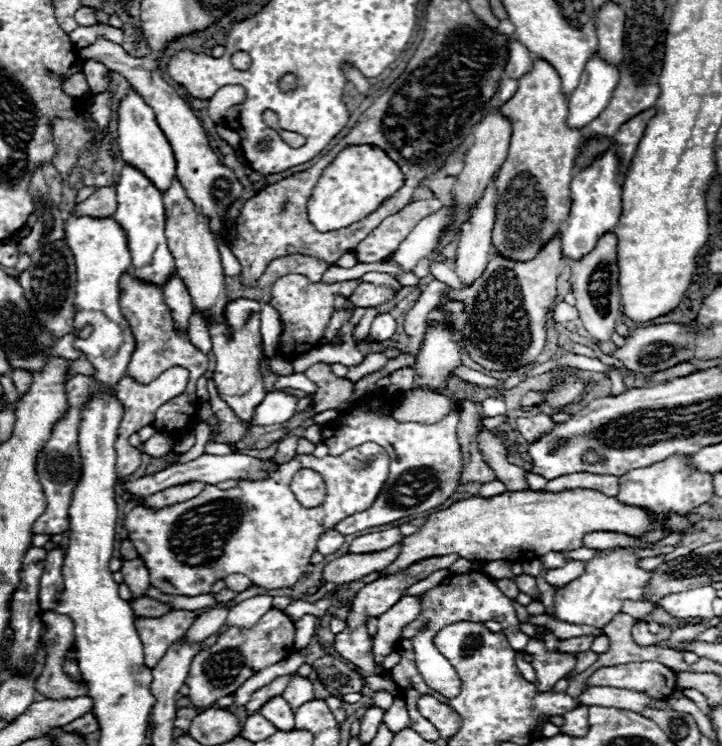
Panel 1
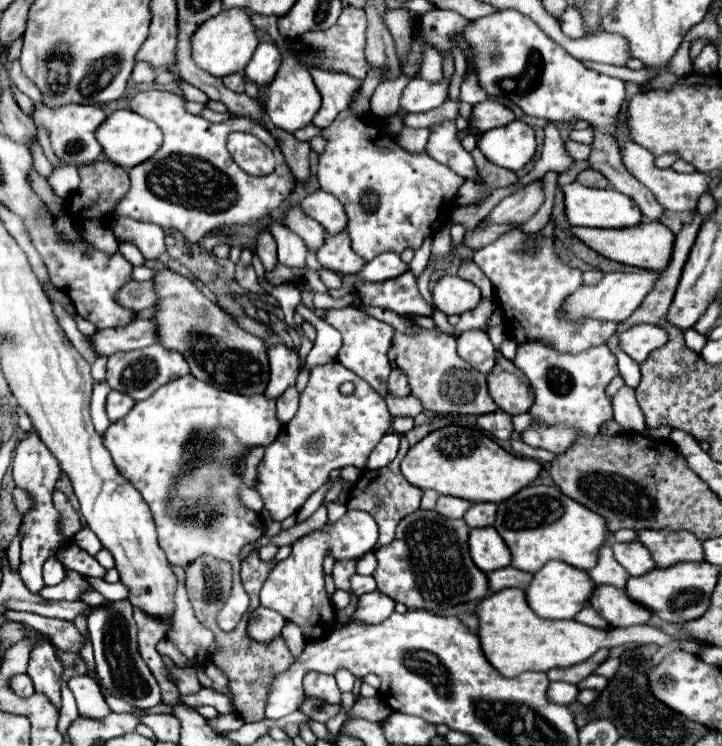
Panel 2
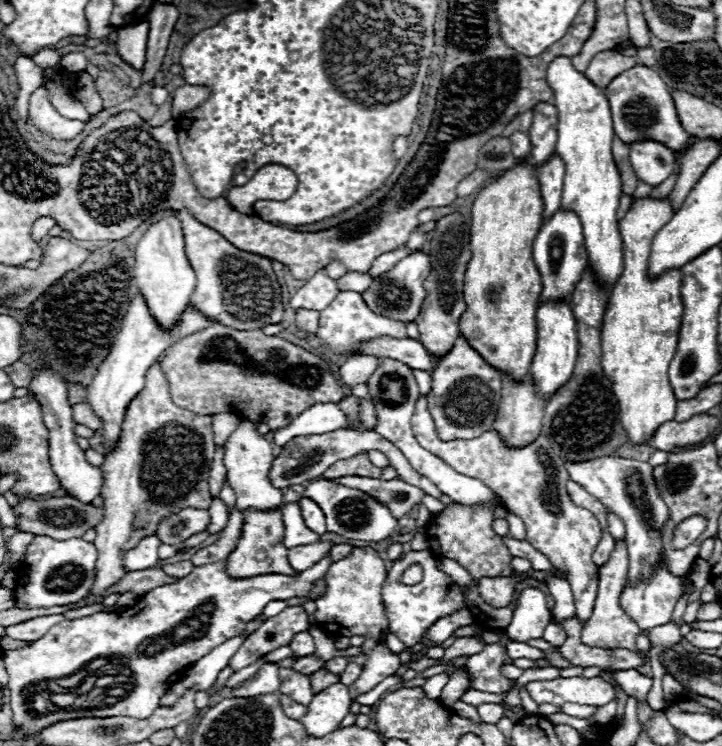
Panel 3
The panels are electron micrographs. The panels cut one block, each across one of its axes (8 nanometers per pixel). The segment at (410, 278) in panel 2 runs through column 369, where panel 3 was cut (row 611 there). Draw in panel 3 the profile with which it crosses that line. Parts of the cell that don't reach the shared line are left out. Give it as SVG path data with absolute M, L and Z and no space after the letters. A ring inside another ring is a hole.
M288 606L284 612L268 618L252 636L244 640L244 644L236 650L236 654L230 658L228 666L236 672L244 666L250 666L264 654L288 646L290 640L298 632L306 632L310 626L308 614L302 606Z

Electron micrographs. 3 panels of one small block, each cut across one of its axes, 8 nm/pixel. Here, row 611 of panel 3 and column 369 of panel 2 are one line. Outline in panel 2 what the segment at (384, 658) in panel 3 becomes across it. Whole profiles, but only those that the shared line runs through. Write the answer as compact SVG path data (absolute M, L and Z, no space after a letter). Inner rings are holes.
M346 306L346 308L328 308L324 314L324 322L328 322L330 326L334 326L340 334L342 334L342 348L338 352L338 362L342 366L346 366L348 370L352 370L354 374L358 374L360 378L364 378L388 404L388 410L392 416L418 416L424 408L422 402L416 400L414 394L408 394L404 398L394 396L388 390L388 376L390 376L390 362L386 358L388 352L388 344L392 340L392 332L394 328L388 326L386 322L380 322L368 314L364 314L362 310L354 308L354 306Z

